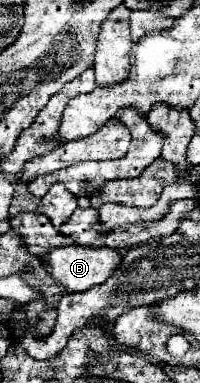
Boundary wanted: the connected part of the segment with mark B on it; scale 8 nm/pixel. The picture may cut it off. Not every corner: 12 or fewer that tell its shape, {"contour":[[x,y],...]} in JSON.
{"contour":[[56,247],[44,267],[70,293],[102,285],[120,265],[116,249]]}

